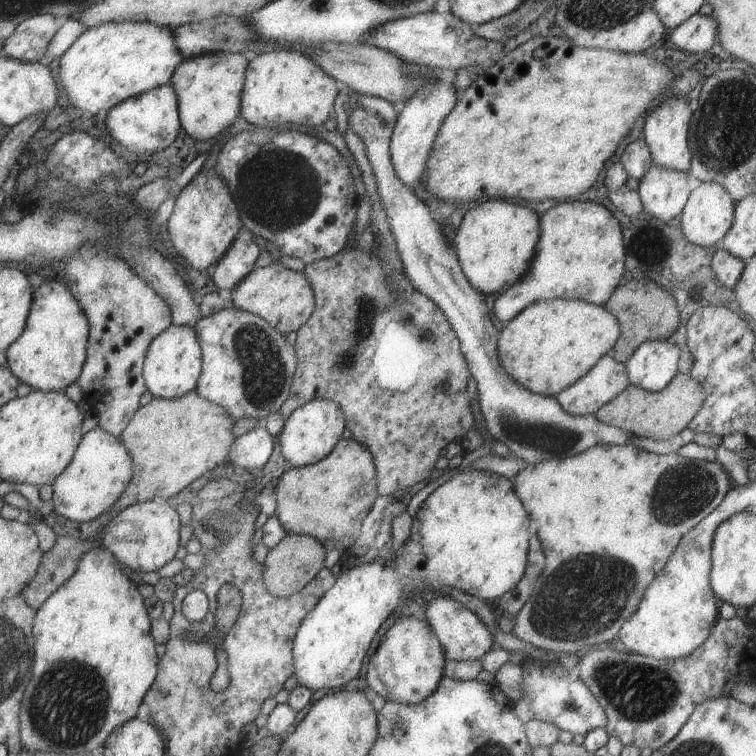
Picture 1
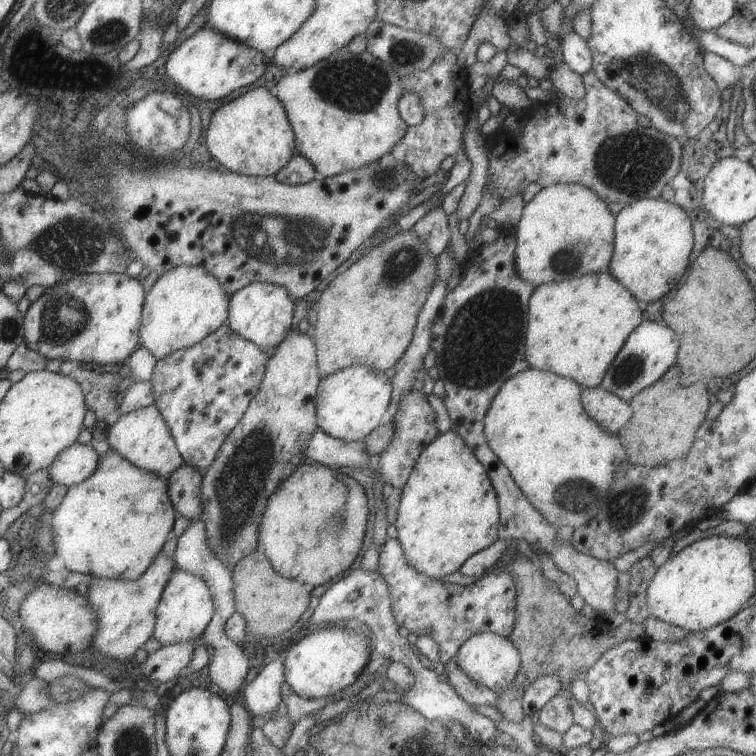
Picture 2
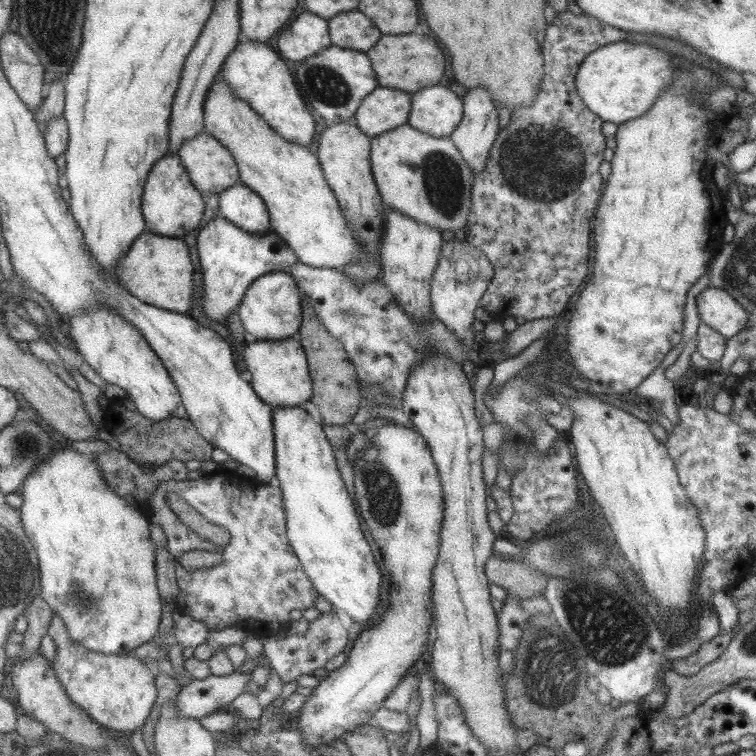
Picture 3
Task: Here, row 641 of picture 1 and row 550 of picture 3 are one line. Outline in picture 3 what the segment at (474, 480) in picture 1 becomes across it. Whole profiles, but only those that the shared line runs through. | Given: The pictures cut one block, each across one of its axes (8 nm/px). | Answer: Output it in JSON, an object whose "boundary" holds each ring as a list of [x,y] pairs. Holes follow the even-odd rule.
{"boundary":[[[302,406],[273,407],[272,412],[275,478],[278,480],[285,511],[287,542],[313,588],[331,604],[333,610],[343,610],[353,621],[365,624],[367,620],[371,620],[373,610],[379,604],[383,576],[373,559],[369,544],[363,537],[358,512],[353,506],[351,496],[345,490],[345,484],[335,467],[333,450],[324,436],[321,423],[312,418]]]}

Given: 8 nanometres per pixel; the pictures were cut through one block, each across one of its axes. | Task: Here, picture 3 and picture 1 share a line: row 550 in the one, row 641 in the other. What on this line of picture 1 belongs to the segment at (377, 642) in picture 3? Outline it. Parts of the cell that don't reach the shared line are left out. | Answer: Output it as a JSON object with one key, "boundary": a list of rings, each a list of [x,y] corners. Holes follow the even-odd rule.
{"boundary":[[[397,616],[395,626],[382,636],[367,662],[367,684],[385,701],[417,704],[425,700],[439,684],[445,664],[441,645],[423,617]]]}

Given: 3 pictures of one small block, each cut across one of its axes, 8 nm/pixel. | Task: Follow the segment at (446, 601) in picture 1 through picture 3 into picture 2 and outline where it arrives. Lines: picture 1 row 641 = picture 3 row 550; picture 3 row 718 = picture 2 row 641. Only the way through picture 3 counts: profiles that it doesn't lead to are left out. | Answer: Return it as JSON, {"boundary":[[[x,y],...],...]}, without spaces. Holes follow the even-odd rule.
{"boundary":[[[493,632],[476,633],[469,636],[459,646],[452,659],[469,680],[473,680],[477,685],[495,690],[495,692],[501,692],[508,688],[511,680],[518,675],[520,668],[520,657],[515,646],[511,644],[509,638],[501,637]]]}

